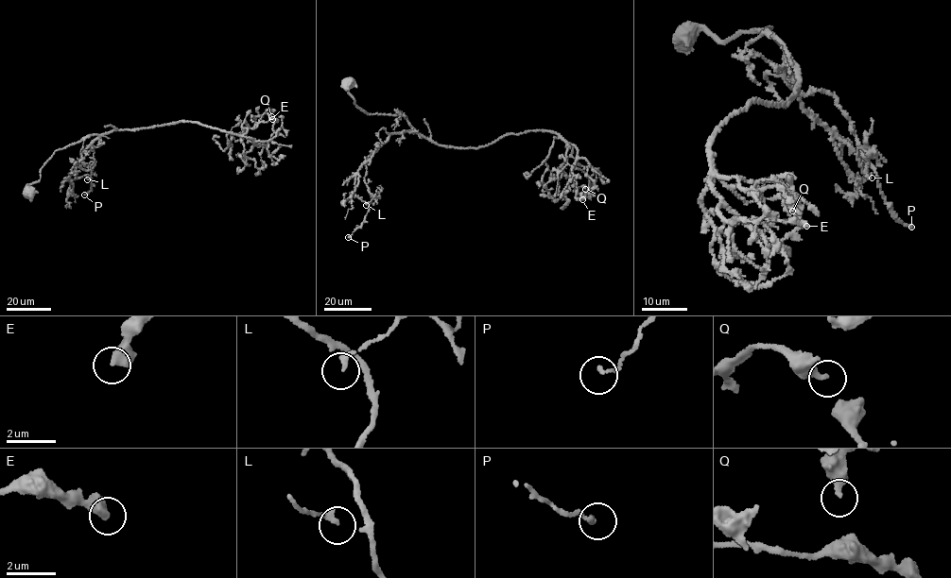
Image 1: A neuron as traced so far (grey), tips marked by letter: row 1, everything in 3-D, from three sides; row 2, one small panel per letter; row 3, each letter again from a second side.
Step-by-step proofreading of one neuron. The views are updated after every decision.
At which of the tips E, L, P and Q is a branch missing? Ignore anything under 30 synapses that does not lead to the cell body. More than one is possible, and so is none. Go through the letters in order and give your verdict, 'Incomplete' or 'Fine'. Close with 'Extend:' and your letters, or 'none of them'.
E: Fine
L: Fine
P: Fine
Q: Fine
Extend: none of them

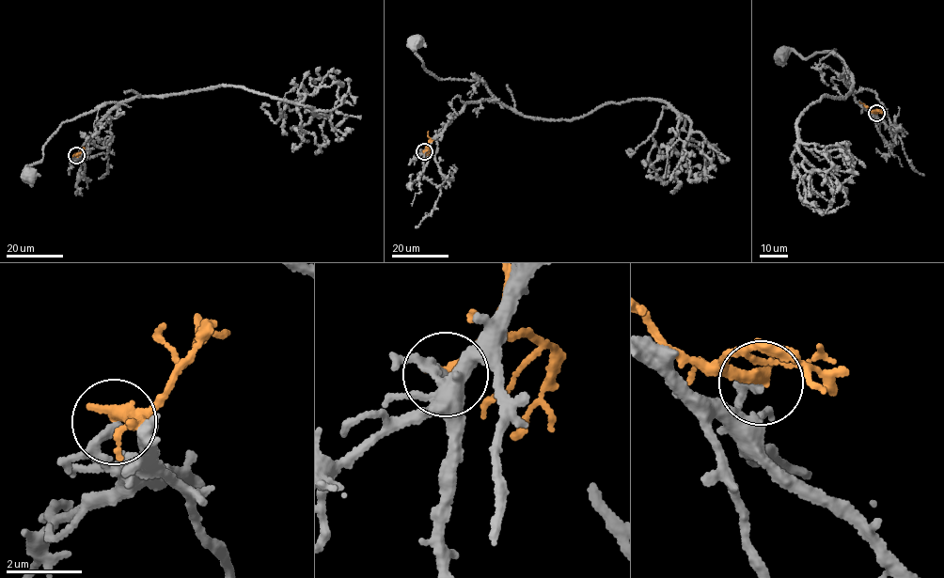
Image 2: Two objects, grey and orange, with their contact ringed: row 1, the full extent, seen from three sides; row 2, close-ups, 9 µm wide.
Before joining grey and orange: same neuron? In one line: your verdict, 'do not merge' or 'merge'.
do not merge

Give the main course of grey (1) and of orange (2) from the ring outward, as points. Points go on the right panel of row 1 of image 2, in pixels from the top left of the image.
1: (876, 113), (855, 100), (843, 81), (844, 66), (833, 53), (836, 50), (805, 58), (793, 50), (782, 53)
2: (876, 113), (859, 102)

